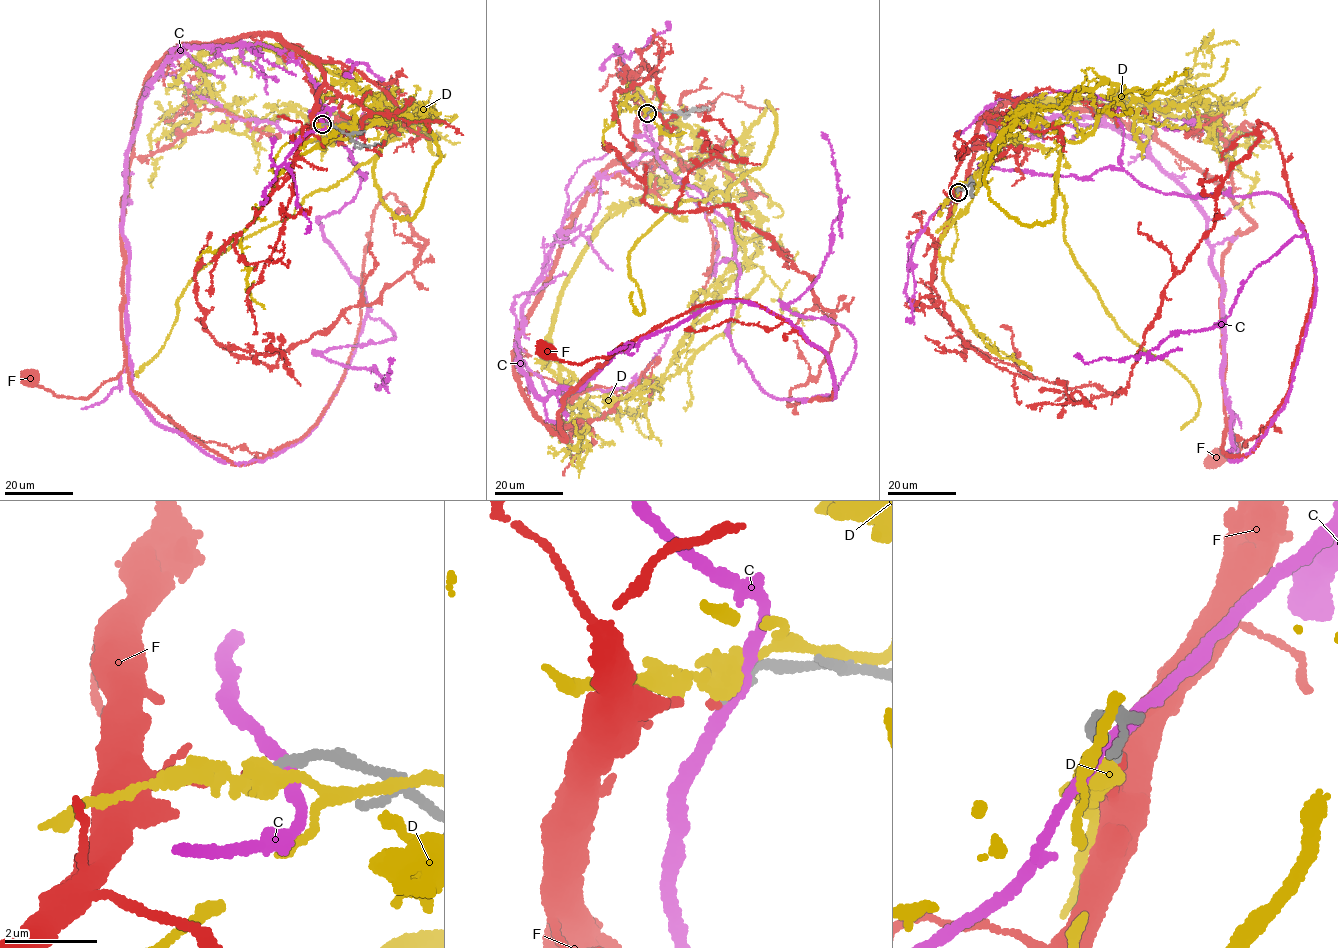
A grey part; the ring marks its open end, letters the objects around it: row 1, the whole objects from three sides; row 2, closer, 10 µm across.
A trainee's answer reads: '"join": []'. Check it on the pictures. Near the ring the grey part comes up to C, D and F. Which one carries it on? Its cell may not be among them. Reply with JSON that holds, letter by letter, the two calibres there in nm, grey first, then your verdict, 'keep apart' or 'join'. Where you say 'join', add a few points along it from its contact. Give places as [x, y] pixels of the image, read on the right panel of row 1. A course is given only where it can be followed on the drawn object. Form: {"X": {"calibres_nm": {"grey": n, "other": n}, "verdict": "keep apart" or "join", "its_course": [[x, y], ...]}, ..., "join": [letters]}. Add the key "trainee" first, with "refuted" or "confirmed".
{"trainee": "refuted", "C": {"calibres_nm": {"grey": 320, "other": 240}, "verdict": "keep apart"}, "D": {"calibres_nm": {"grey": 280, "other": 440}, "verdict": "keep apart"}, "F": {"calibres_nm": {"grey": 240, "other": 150}, "verdict": "join", "its_course": [[957, 192], [977, 124], [1022, 102], [1112, 115], [1226, 192], [1254, 224], [1223, 260], [1239, 456], [1214, 457]]}, "join": ["F"]}

